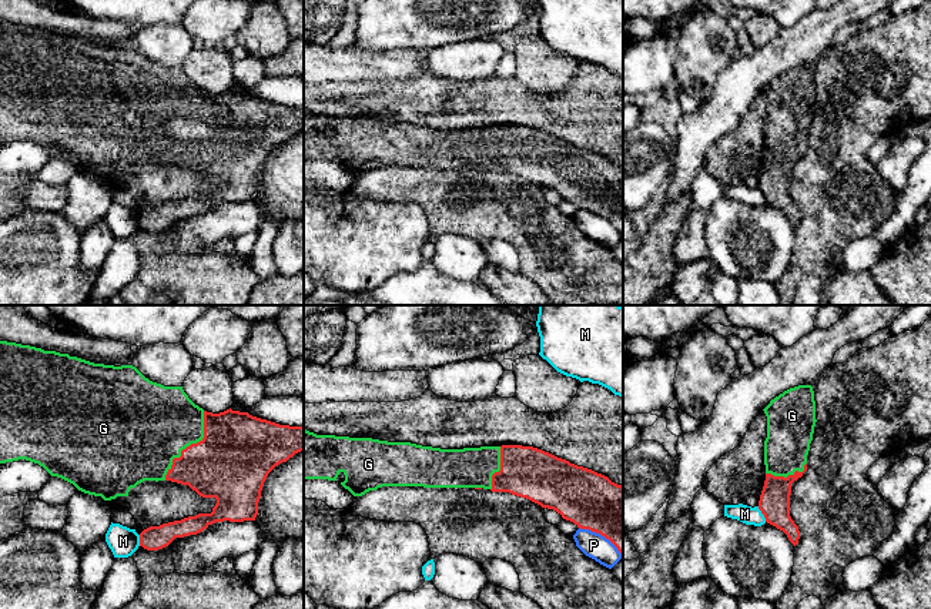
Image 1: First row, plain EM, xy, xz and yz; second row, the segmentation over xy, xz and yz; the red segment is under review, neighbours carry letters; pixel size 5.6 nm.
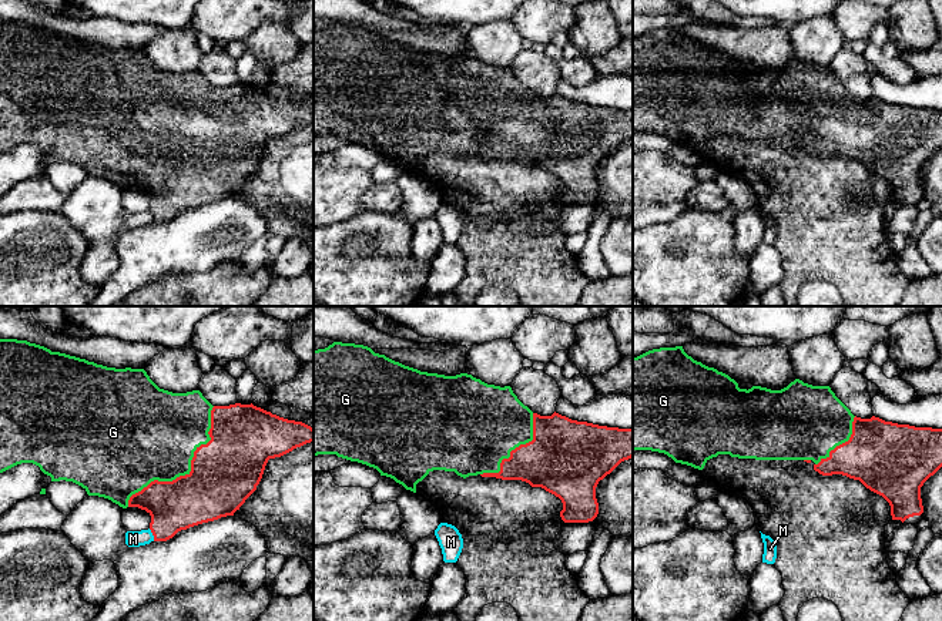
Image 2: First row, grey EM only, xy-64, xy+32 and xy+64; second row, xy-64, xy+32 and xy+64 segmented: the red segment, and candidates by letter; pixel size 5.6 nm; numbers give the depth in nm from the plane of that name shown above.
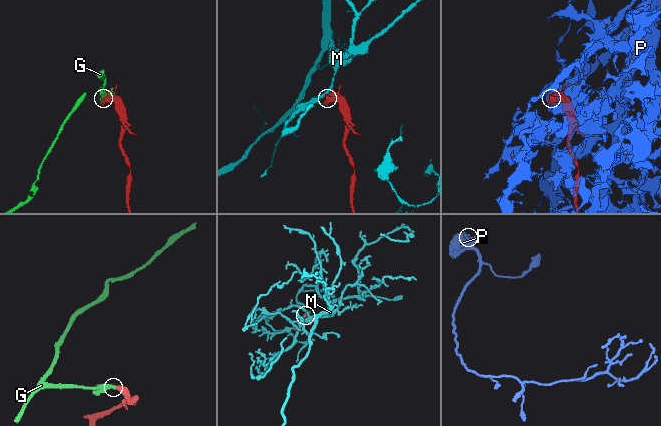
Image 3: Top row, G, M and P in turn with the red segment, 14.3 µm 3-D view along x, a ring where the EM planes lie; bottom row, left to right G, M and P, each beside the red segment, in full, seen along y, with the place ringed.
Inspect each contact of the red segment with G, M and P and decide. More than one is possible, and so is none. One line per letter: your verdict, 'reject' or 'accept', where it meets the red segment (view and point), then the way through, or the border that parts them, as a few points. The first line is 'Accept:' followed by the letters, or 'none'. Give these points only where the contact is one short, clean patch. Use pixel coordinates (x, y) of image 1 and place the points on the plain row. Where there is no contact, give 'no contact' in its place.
Accept: G
G: accept; contact xy (190, 126)
M: reject; contact yz (762, 193)
P: reject; contact xz (602, 216)

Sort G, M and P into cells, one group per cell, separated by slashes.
G / M / P

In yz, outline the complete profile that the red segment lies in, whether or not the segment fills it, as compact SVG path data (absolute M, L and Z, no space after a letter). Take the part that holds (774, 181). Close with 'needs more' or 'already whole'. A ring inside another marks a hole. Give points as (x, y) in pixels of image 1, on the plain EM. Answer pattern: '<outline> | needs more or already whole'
M811 66L790 68L763 90L767 97L764 121L766 161L758 190L766 203L783 211L796 227L798 207L790 197L791 164L807 151L807 135L816 107Z | needs more

